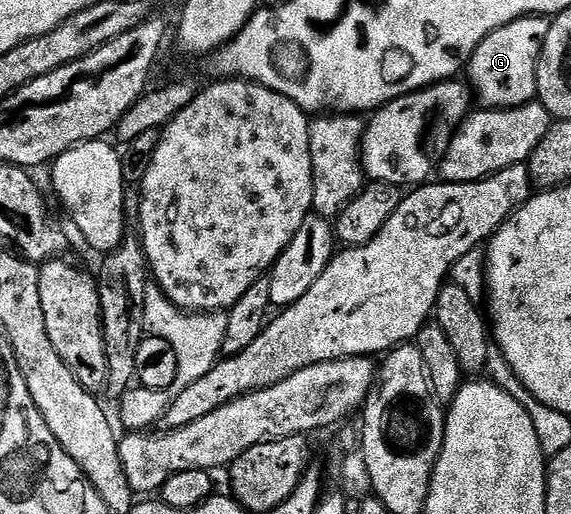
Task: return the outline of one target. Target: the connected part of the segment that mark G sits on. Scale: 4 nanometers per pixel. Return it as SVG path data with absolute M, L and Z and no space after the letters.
M547 16L523 17L514 23L506 23L498 31L491 33L474 51L466 66L467 84L471 92L486 109L517 109L537 100L536 72L540 62L540 52L546 43L552 21Z

